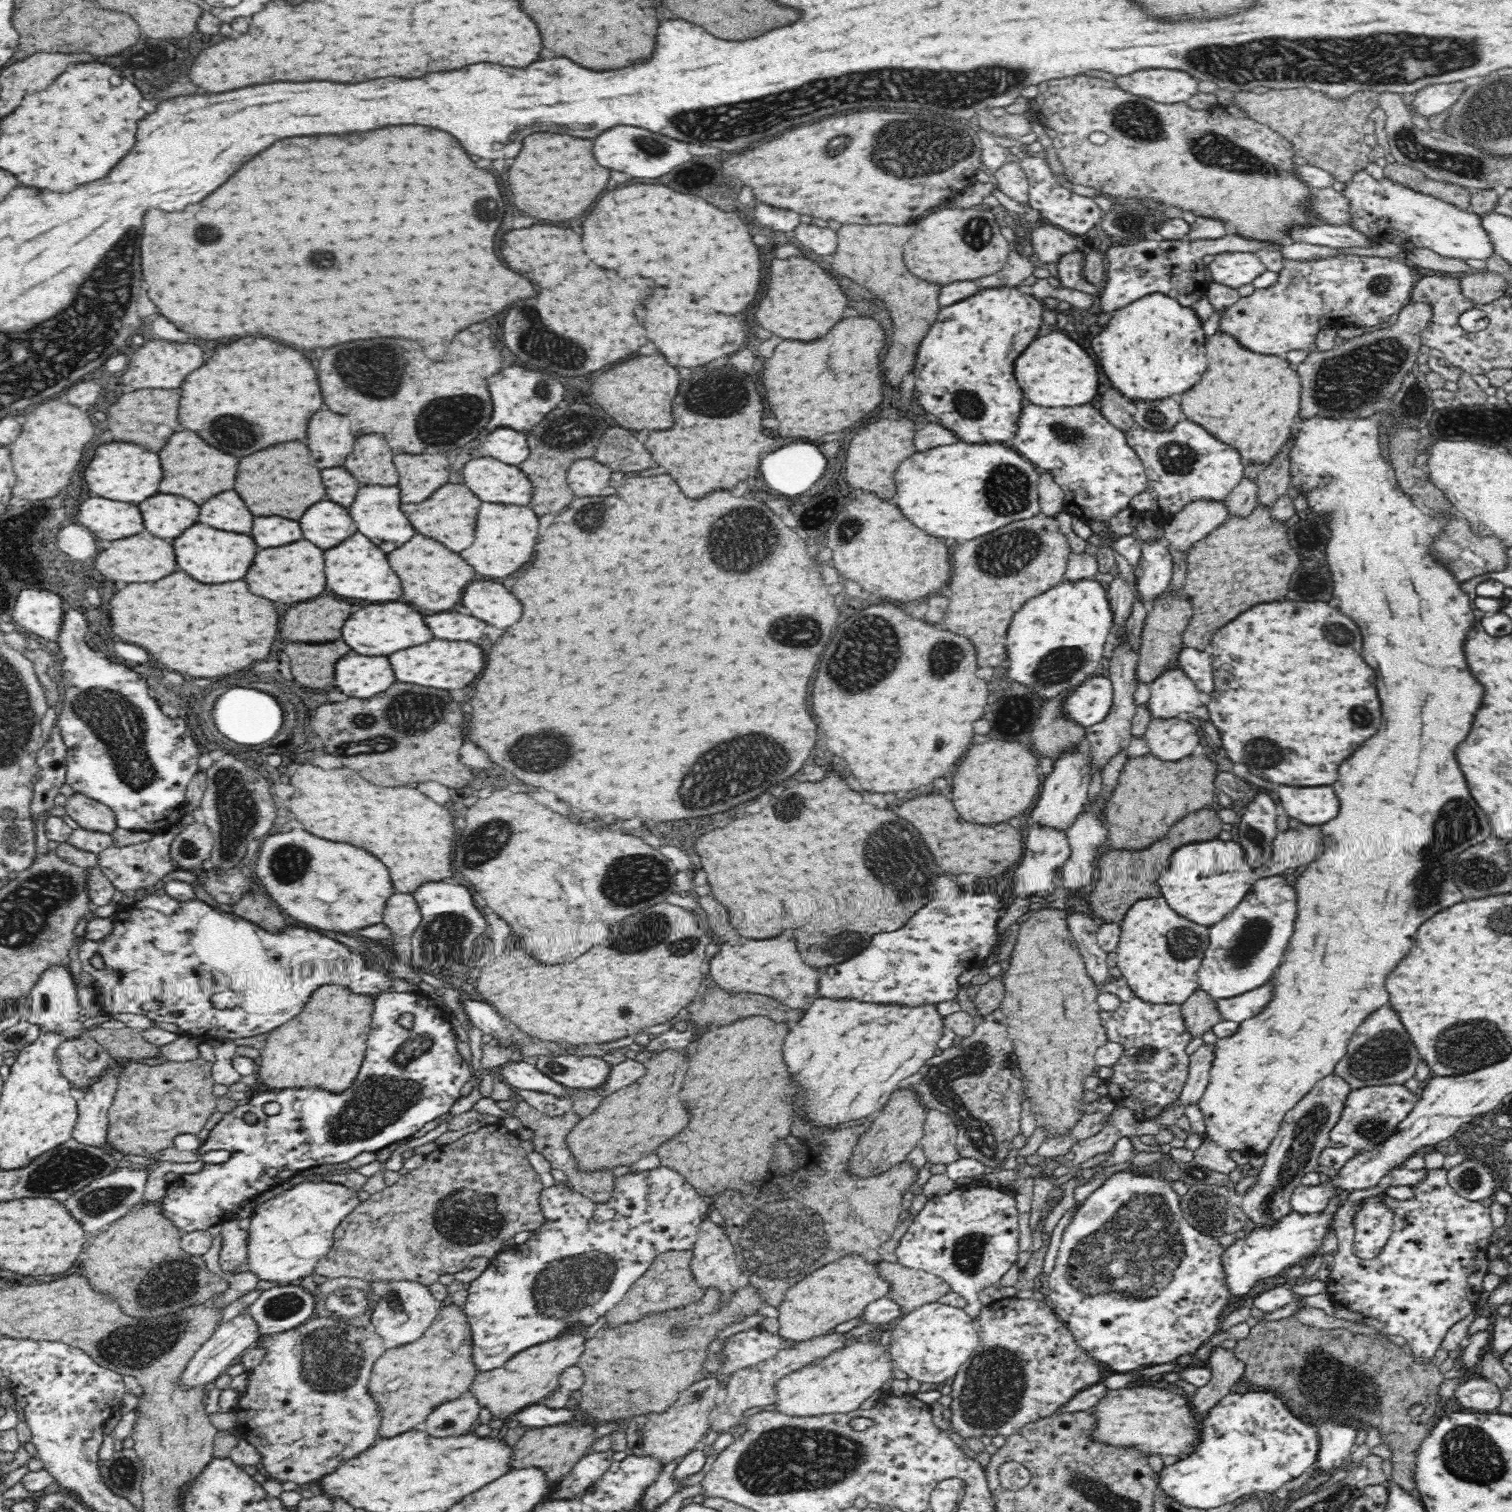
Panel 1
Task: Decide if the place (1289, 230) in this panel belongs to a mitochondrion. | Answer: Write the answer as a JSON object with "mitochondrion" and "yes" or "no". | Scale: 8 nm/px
{"mitochondrion":"no"}

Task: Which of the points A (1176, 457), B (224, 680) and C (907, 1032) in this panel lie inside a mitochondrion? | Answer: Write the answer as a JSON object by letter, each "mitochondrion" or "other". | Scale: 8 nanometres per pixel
{"A":"mitochondrion","B":"other","C":"other"}

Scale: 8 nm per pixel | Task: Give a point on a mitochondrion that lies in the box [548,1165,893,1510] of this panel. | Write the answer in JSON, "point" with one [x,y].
{"point":[783,1460]}

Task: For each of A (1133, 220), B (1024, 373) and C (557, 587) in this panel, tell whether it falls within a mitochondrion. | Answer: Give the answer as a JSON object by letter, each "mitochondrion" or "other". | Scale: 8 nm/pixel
{"A":"mitochondrion","B":"other","C":"other"}

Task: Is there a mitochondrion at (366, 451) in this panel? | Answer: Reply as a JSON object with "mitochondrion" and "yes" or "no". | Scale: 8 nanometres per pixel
{"mitochondrion":"no"}

